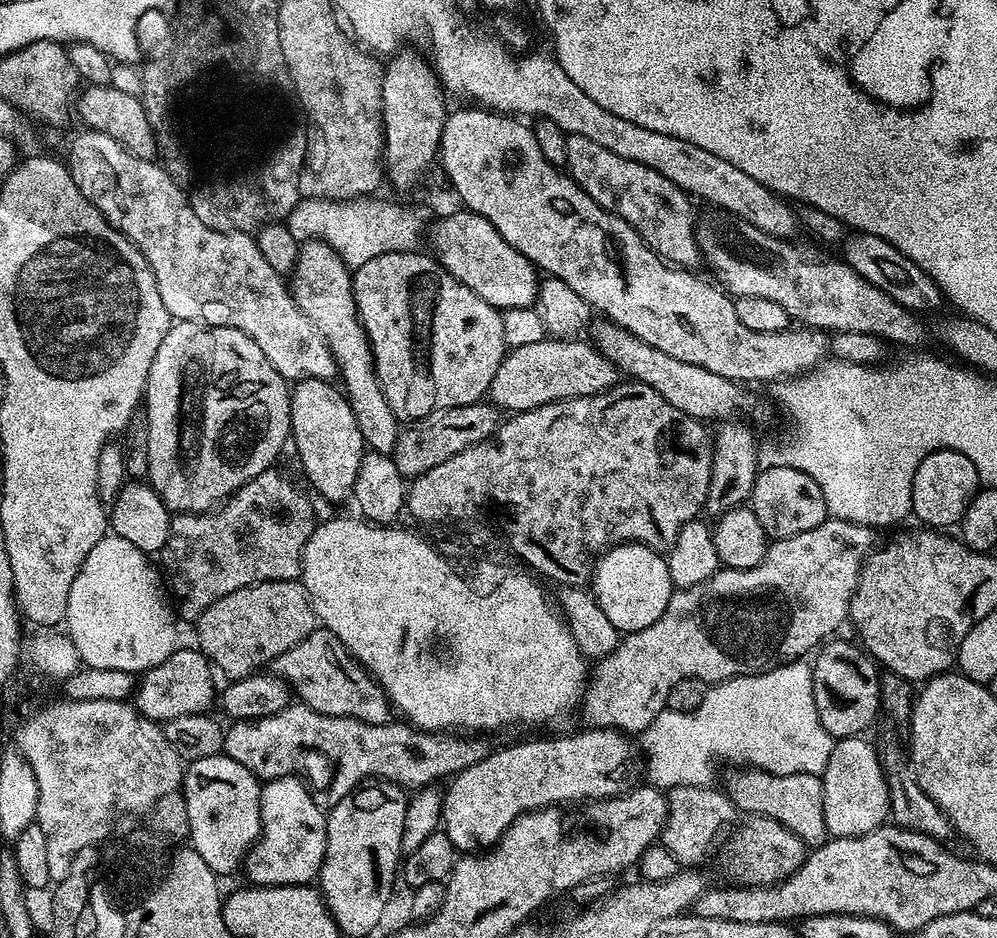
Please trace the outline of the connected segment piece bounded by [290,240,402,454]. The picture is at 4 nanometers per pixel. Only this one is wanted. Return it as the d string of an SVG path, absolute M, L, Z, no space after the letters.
M310 240L300 244L300 253L296 259L296 264L294 267L292 267L290 279L292 279L292 284L290 280L290 291L292 297L294 298L294 302L300 307L302 314L306 314L306 318L310 318L310 322L312 325L314 325L314 327L316 327L318 334L328 344L329 350L332 351L332 356L336 360L339 379L341 381L344 379L344 384L342 383L343 391L346 393L348 401L350 402L350 410L354 410L354 418L358 422L358 430L362 430L362 438L364 439L365 445L367 445L367 447L373 452L391 454L391 452L396 449L396 443L398 442L398 438L400 437L402 431L402 424L401 421L396 419L394 410L390 410L390 402L386 402L386 394L382 394L382 386L376 377L374 362L372 361L372 347L368 345L368 336L364 332L364 328L360 324L360 319L356 313L356 303L354 302L354 294L352 293L352 272L350 271L348 265L342 262L340 255L335 250L333 250L331 246L324 240Z

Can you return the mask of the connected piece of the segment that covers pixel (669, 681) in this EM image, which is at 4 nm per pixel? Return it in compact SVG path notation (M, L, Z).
M829 518L822 522L822 526L814 526L814 530L806 530L806 534L794 534L790 538L772 540L762 562L758 562L758 566L750 566L746 570L721 567L701 584L692 585L689 588L676 588L670 602L666 602L666 610L662 610L662 618L658 618L658 622L646 626L646 630L641 632L627 633L616 645L616 649L591 669L590 679L587 681L578 705L579 711L584 711L585 725L588 728L614 728L617 732L625 734L639 734L646 730L646 726L650 726L650 722L654 722L654 718L658 718L660 712L667 709L670 690L683 680L702 680L709 685L719 684L722 680L732 680L736 676L753 676L759 672L769 672L778 664L803 657L805 655L803 652L811 653L833 634L839 633L836 631L849 619L848 611L852 595L860 581L860 568L877 547L876 536L877 533L873 529L867 528L864 524L855 524L850 518L845 520Z

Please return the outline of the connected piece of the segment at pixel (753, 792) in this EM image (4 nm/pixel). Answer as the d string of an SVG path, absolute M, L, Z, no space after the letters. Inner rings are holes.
M760 768L736 770L728 780L726 791L737 810L769 816L792 831L809 849L821 848L830 838L824 813L824 781L814 774L774 774Z

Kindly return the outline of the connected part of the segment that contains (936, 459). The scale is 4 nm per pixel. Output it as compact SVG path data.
M939 448L932 452L918 466L912 479L912 495L910 512L921 520L921 525L932 530L948 530L948 527L959 525L960 516L972 501L981 487L978 474L974 470L974 462L966 458L966 454L958 454L949 448Z

